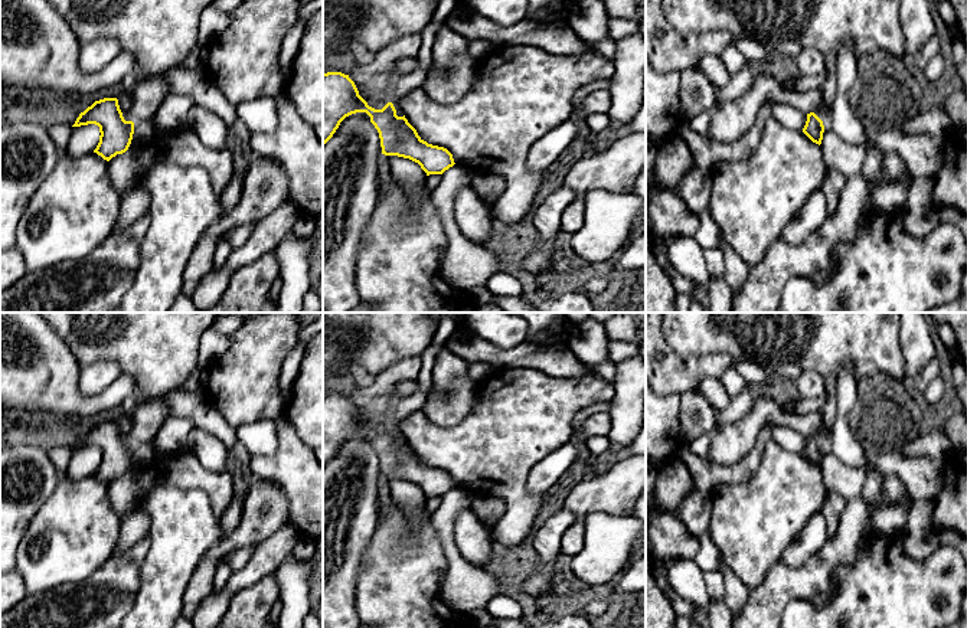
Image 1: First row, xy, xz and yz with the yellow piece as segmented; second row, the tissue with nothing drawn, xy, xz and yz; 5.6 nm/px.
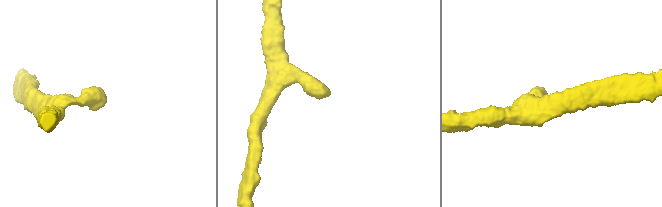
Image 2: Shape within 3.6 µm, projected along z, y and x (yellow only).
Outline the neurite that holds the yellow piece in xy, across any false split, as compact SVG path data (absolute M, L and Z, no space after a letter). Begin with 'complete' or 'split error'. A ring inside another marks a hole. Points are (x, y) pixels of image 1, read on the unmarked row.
complete; M104 421L95 423L84 435L79 436L72 449L95 447L99 449L99 465L94 475L110 484L117 477L128 472L134 445L125 444L117 421Z

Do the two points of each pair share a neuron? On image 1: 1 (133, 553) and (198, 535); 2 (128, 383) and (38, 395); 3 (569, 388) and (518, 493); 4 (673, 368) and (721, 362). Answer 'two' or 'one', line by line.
1: two
2: one
3: one
4: one

